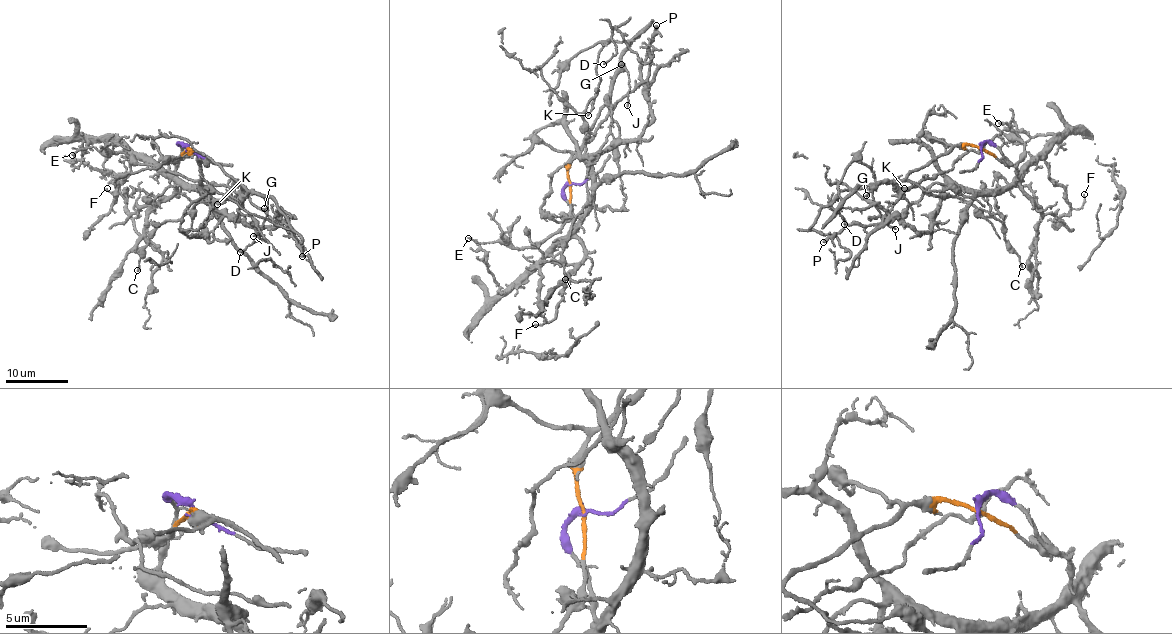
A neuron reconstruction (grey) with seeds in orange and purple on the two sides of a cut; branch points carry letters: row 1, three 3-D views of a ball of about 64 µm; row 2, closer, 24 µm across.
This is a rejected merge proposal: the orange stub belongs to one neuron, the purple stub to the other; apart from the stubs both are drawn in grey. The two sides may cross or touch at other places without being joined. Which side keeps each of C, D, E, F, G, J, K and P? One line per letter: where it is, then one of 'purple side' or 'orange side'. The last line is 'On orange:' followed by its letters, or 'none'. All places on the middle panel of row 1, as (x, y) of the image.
C: at (565, 279); orange side
D: at (603, 64); orange side
E: at (468, 238); orange side
F: at (535, 324); purple side
G: at (621, 64); orange side
J: at (627, 105); orange side
K: at (588, 115); orange side
P: at (656, 25); orange side
On orange: C, D, E, G, J, K, P

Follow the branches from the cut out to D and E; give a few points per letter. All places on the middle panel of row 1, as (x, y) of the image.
D: (570, 184), (569, 158), (607, 102), (620, 53), (640, 31), (625, 42), (607, 41), (617, 51), (604, 64)
E: (570, 184), (569, 215), (557, 231), (543, 240), (524, 248), (514, 249), (495, 241), (478, 243), (468, 237)

